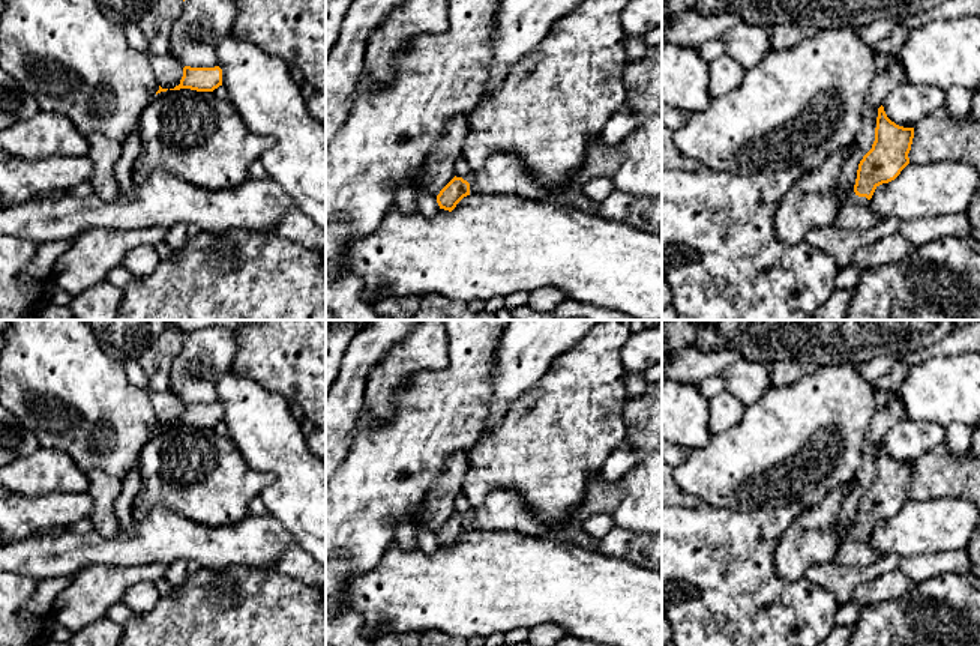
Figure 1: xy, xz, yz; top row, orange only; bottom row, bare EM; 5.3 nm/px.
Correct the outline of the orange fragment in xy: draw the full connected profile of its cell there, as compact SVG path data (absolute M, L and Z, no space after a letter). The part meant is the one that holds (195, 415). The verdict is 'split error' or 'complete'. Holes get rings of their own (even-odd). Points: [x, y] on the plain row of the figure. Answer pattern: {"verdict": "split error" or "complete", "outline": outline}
{"verdict": "complete", "outline": "M183 404L180 421L170 427L191 425L197 428L213 428L222 422L222 406L215 404Z"}

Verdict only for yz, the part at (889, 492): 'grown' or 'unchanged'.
grown

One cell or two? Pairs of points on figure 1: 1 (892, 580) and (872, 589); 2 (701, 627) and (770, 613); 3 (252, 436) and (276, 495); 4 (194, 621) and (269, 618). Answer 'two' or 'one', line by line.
1: one
2: one
3: one
4: one

